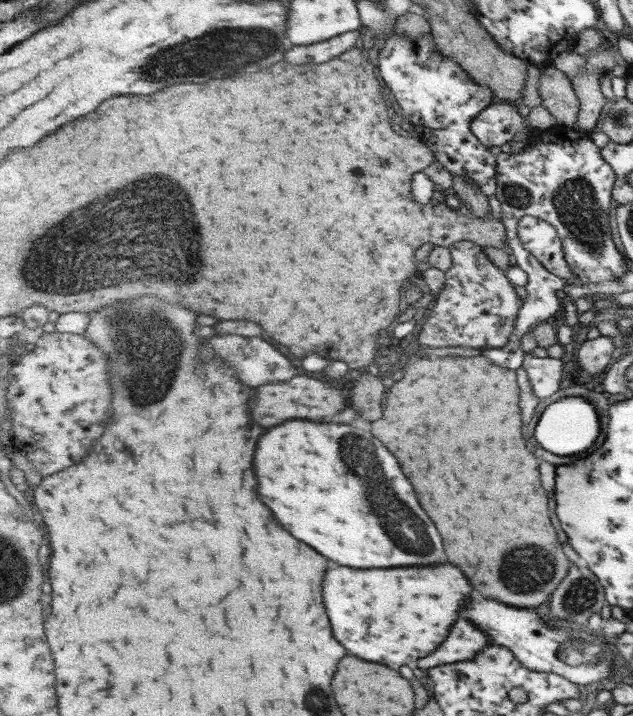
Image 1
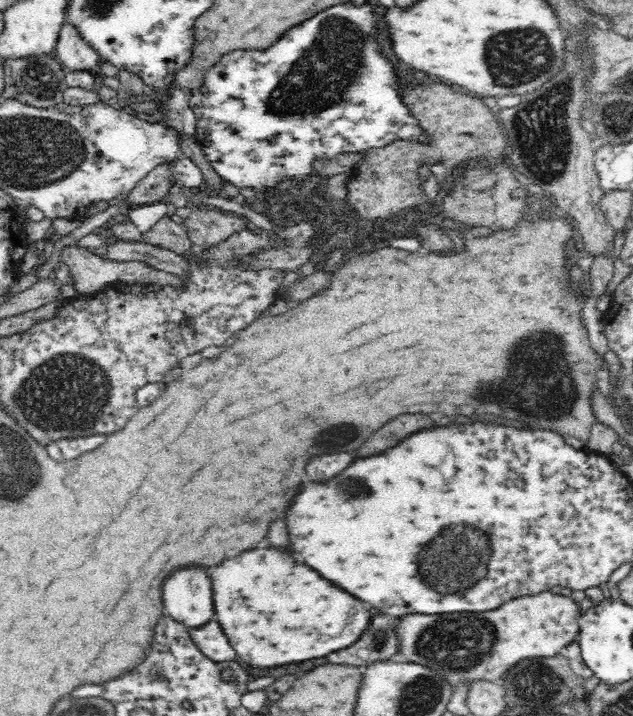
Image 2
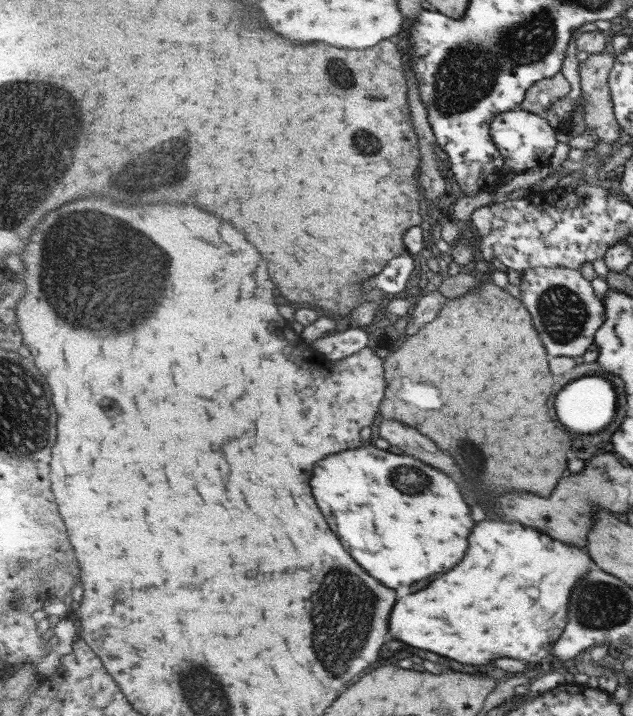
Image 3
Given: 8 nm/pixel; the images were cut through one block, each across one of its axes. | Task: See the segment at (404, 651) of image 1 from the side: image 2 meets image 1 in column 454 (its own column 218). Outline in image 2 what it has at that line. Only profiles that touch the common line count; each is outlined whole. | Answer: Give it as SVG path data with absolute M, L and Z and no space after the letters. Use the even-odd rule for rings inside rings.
M256 548L244 550L234 558L224 560L212 570L212 600L214 600L214 620L220 624L224 636L228 638L236 656L258 668L280 666L288 662L302 662L310 658L320 658L330 652L342 650L358 640L358 636L366 630L370 614L346 592L340 592L328 584L328 580L320 580L316 572L308 572L302 564L296 564L286 554L280 554L274 548Z

